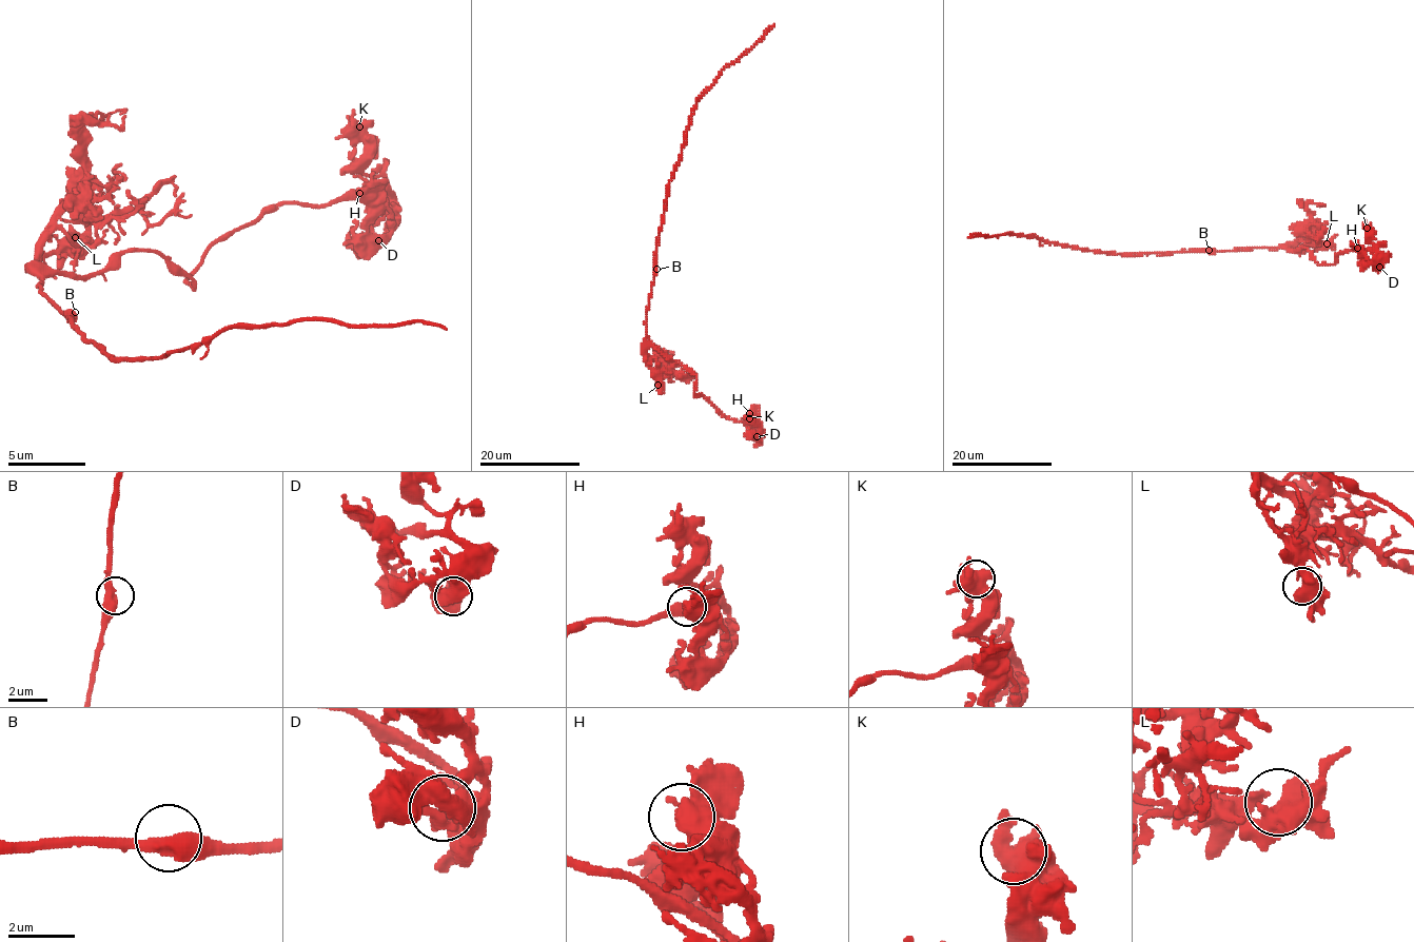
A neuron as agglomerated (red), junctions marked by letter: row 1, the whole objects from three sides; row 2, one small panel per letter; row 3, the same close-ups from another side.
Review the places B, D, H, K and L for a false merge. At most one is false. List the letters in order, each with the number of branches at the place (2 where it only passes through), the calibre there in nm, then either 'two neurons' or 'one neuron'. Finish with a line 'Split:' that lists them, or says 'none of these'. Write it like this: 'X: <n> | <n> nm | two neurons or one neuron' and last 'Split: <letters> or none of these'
B: 2 | 500 nm | one neuron
D: 2 | 600 nm | one neuron
H: 2 | 600 nm | one neuron
K: 4 | 550 nm | one neuron
L: 1 | 1000 nm | one neuron
Split: none of these

